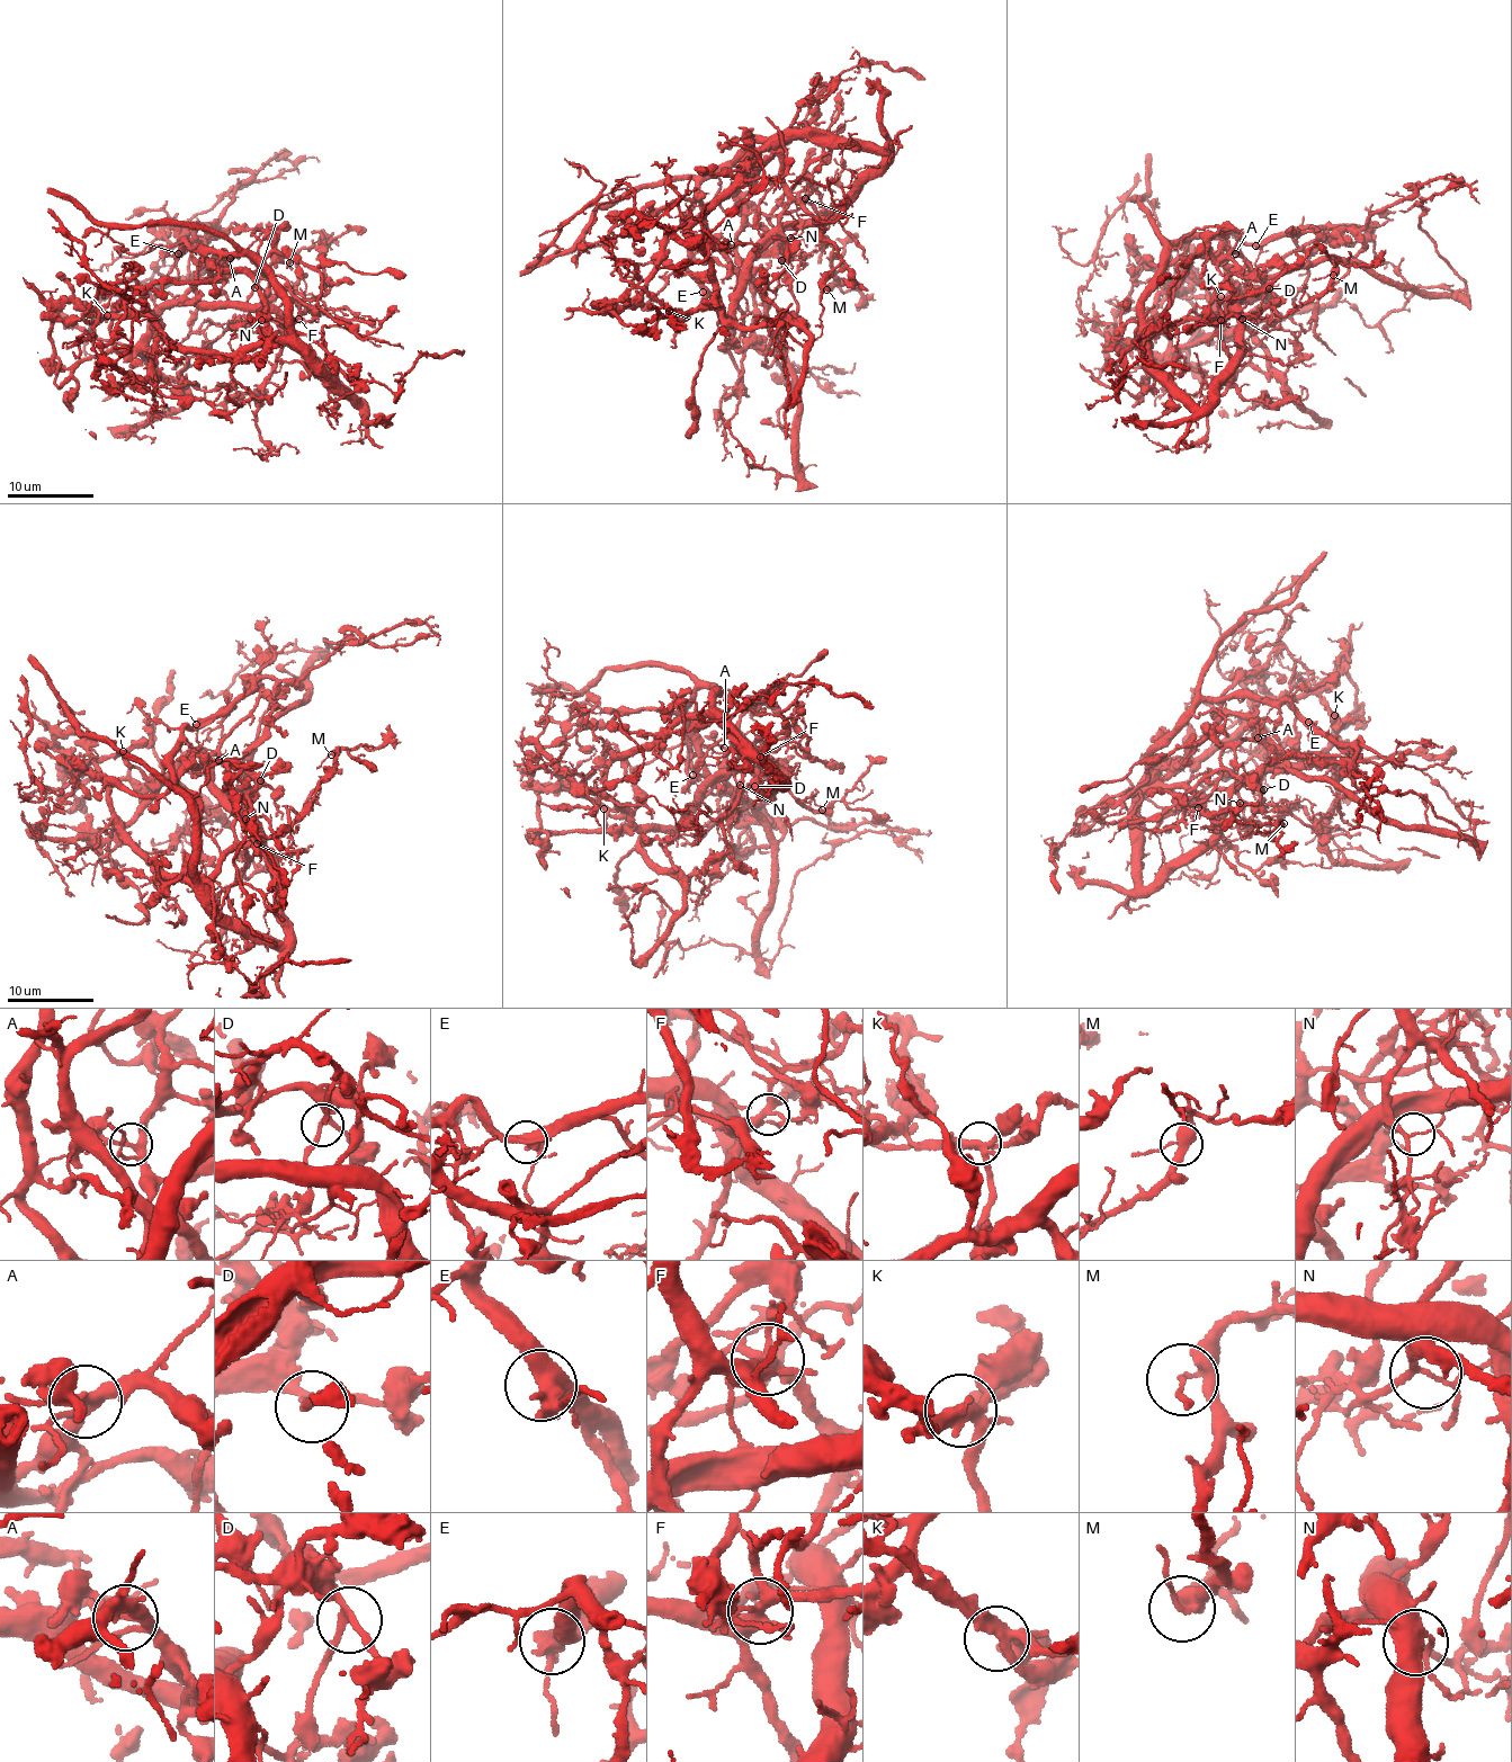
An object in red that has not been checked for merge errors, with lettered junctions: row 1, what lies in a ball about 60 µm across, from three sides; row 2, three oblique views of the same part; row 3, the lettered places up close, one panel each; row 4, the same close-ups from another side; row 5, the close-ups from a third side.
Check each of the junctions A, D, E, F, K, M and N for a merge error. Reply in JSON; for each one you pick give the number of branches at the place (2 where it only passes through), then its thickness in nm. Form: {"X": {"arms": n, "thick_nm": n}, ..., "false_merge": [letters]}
{"F": {"arms": 6, "thick_nm": 340}, "false_merge": ["F"]}

